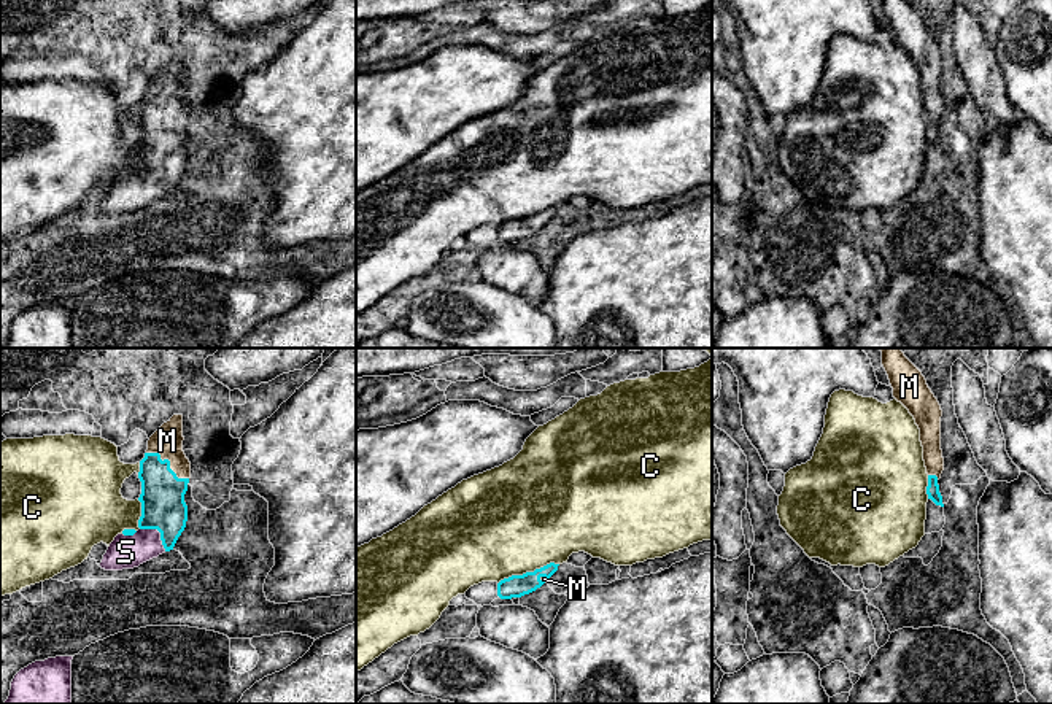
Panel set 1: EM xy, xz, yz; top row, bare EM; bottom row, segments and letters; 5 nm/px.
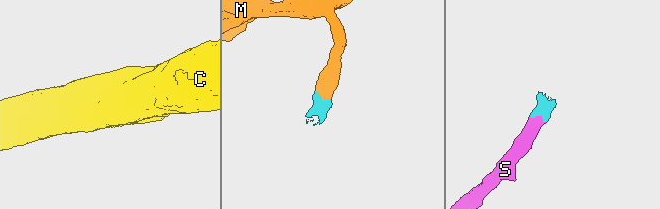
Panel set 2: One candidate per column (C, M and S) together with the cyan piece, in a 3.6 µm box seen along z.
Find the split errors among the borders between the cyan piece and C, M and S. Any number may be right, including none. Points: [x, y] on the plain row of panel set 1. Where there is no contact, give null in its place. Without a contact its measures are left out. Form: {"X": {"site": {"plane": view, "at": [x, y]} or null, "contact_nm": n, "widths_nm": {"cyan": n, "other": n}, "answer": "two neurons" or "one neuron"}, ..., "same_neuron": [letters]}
{"C": {"site": {"plane": "xz", "at": [528, 216]}, "contact_nm": 320, "widths_nm": {"cyan": 110, "other": 500}, "answer": "two neurons"}, "M": {"site": {"plane": "xy", "at": [169, 107]}, "contact_nm": 260, "widths_nm": {"cyan": 220, "other": 160}, "answer": "one neuron"}, "S": {"site": {"plane": "xy", "at": [159, 175]}, "contact_nm": 180, "widths_nm": {"cyan": 220, "other": 180}, "answer": "one neuron"}, "same_neuron": ["M", "S"]}

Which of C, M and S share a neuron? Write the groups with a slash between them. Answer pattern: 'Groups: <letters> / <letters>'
Groups: C / M S

